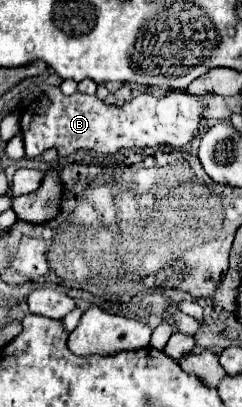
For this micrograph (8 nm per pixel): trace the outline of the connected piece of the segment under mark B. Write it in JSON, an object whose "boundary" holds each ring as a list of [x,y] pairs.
{"boundary":[[[50,86],[36,104],[24,110],[20,118],[26,156],[36,158],[46,148],[58,148],[60,156],[68,156],[80,148],[96,150],[100,154],[112,154],[120,148],[146,148],[146,146],[170,146],[184,148],[198,136],[202,112],[206,108],[204,96],[190,94],[188,90],[170,90],[164,96],[140,94],[130,102],[116,106],[100,100],[98,96],[76,92],[64,96],[56,86]]]}

